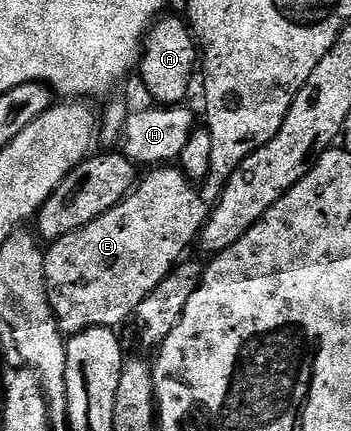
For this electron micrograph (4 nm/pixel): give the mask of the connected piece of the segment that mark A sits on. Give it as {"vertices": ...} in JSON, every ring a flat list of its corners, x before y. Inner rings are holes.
{"vertices":[[182,16,158,18,157,24,148,32,143,47,137,77,143,80,143,89,152,97,156,106,182,106,191,93,191,80,196,80,197,66,201,53,197,48,196,38,191,32,190,24]]}

